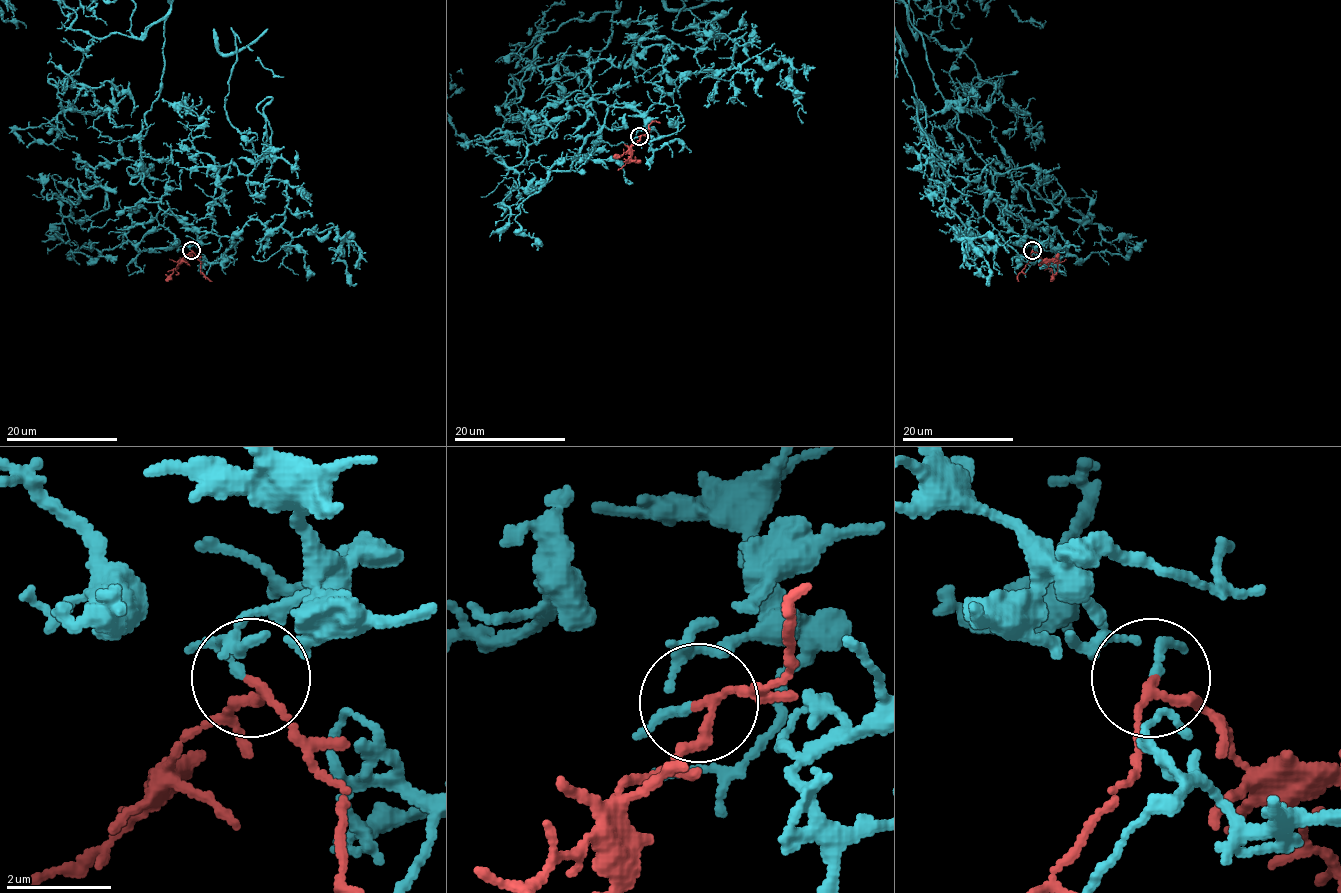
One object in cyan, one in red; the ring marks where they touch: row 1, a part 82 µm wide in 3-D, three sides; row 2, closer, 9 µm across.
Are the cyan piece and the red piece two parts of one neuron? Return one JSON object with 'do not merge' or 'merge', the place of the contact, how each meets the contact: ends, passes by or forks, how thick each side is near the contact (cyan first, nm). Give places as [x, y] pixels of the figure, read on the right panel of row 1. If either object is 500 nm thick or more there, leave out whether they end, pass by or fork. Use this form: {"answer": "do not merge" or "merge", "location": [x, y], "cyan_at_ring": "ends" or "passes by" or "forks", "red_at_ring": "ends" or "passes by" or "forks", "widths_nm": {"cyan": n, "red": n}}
{"answer": "merge", "location": [1032, 250], "cyan_at_ring": "passes by", "red_at_ring": "passes by", "widths_nm": {"cyan": 110, "red": 140}}

